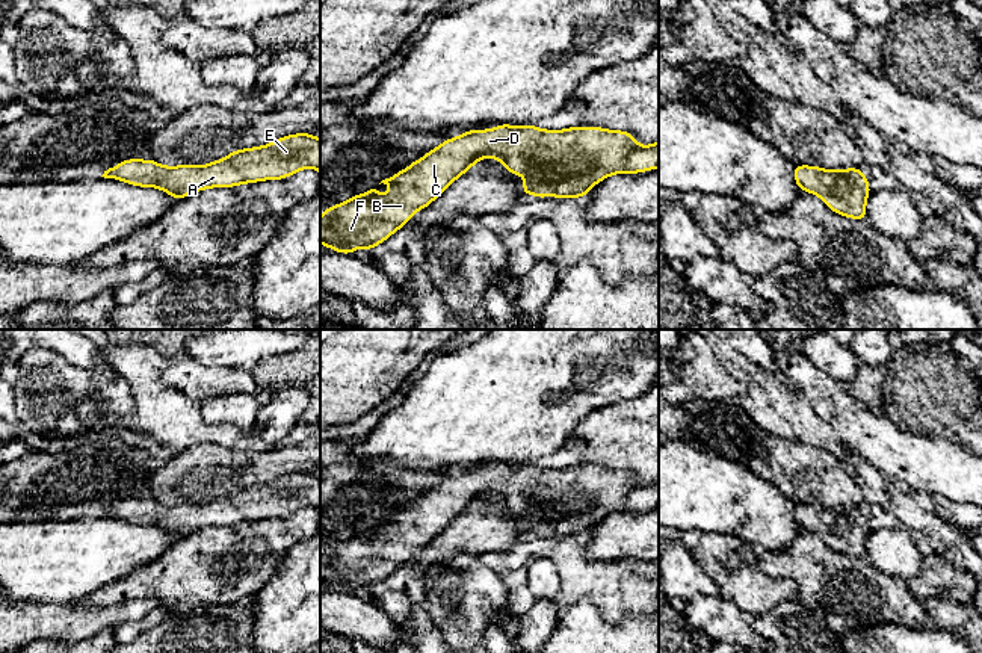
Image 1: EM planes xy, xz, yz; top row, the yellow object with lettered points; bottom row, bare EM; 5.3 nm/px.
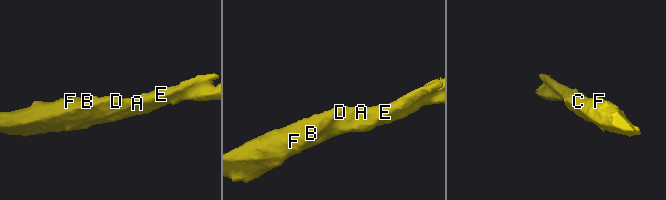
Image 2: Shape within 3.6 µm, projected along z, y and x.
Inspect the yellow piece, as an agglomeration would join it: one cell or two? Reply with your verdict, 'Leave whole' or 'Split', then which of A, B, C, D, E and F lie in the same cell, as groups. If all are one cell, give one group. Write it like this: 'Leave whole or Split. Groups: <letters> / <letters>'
Leave whole. Groups: A B C D E F

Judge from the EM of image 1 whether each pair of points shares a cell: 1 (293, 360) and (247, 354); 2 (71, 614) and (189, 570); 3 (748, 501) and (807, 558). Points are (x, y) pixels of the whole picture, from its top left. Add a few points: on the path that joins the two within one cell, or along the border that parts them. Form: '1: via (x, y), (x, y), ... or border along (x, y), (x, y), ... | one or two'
1: border along (301, 345), (259, 360), (250, 368) | two
2: border along (127, 599), (109, 605), (80, 605), (77, 602) | two
3: border along (799, 529), (796, 537), (784, 547), (759, 553) | two

